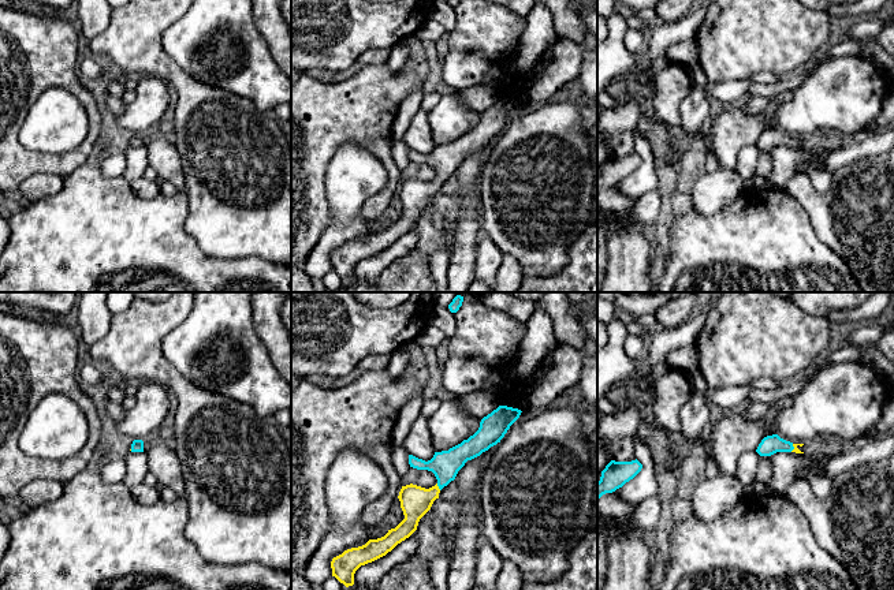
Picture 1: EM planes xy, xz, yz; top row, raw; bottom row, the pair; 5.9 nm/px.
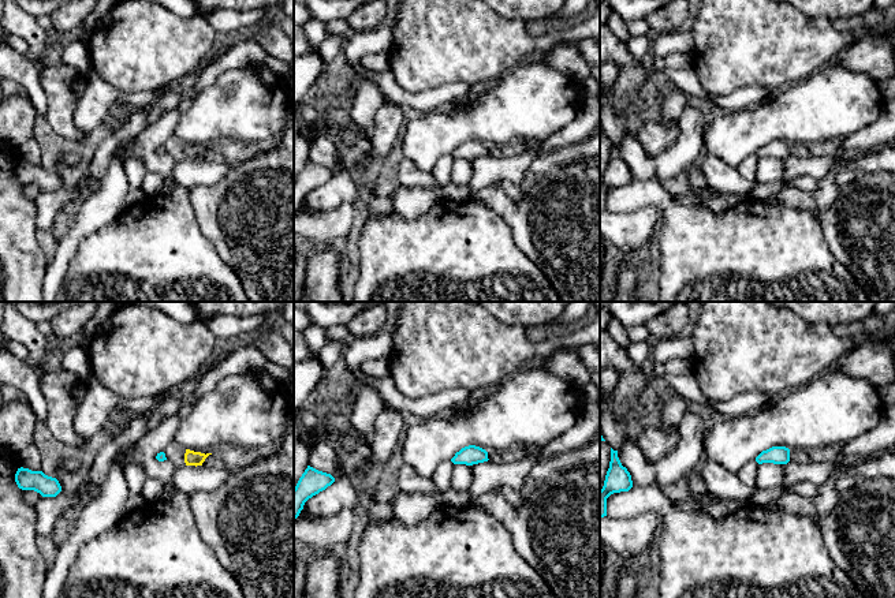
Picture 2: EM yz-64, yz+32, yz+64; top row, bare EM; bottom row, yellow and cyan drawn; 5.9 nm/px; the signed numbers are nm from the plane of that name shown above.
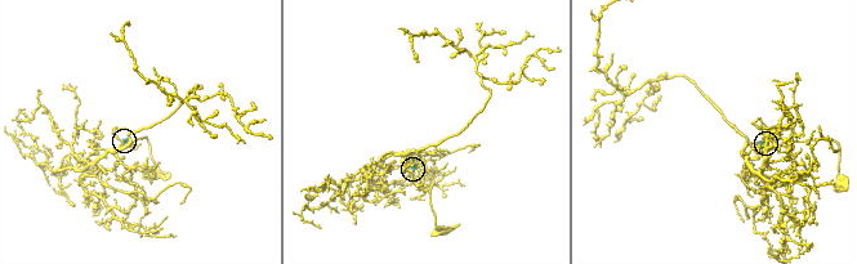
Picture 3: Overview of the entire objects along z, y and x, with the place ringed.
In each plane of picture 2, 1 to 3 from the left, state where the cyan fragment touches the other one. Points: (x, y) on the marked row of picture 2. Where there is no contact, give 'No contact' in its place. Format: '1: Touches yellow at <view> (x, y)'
1: No contact
2: No contact
3: No contact

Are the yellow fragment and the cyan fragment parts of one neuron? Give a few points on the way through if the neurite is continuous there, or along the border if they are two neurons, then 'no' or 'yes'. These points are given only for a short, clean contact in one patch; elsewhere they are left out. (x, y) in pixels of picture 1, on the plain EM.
runs through xz (416, 195), (428, 190), (438, 180), (444, 171), (444, 159); yes

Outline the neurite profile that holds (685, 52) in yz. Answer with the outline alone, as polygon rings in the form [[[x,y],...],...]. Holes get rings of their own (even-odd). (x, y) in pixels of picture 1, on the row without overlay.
[[[694,40],[671,44],[666,52],[666,60],[681,66],[697,63],[697,46]]]

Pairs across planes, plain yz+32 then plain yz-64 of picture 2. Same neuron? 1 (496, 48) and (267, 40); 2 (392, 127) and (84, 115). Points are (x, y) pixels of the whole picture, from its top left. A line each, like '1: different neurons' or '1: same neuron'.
1: different neurons
2: same neuron

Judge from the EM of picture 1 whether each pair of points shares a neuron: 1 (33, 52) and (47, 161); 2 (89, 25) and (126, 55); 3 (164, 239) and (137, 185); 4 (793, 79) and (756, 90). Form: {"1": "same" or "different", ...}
{"1": "same", "2": "different", "3": "different", "4": "same"}

